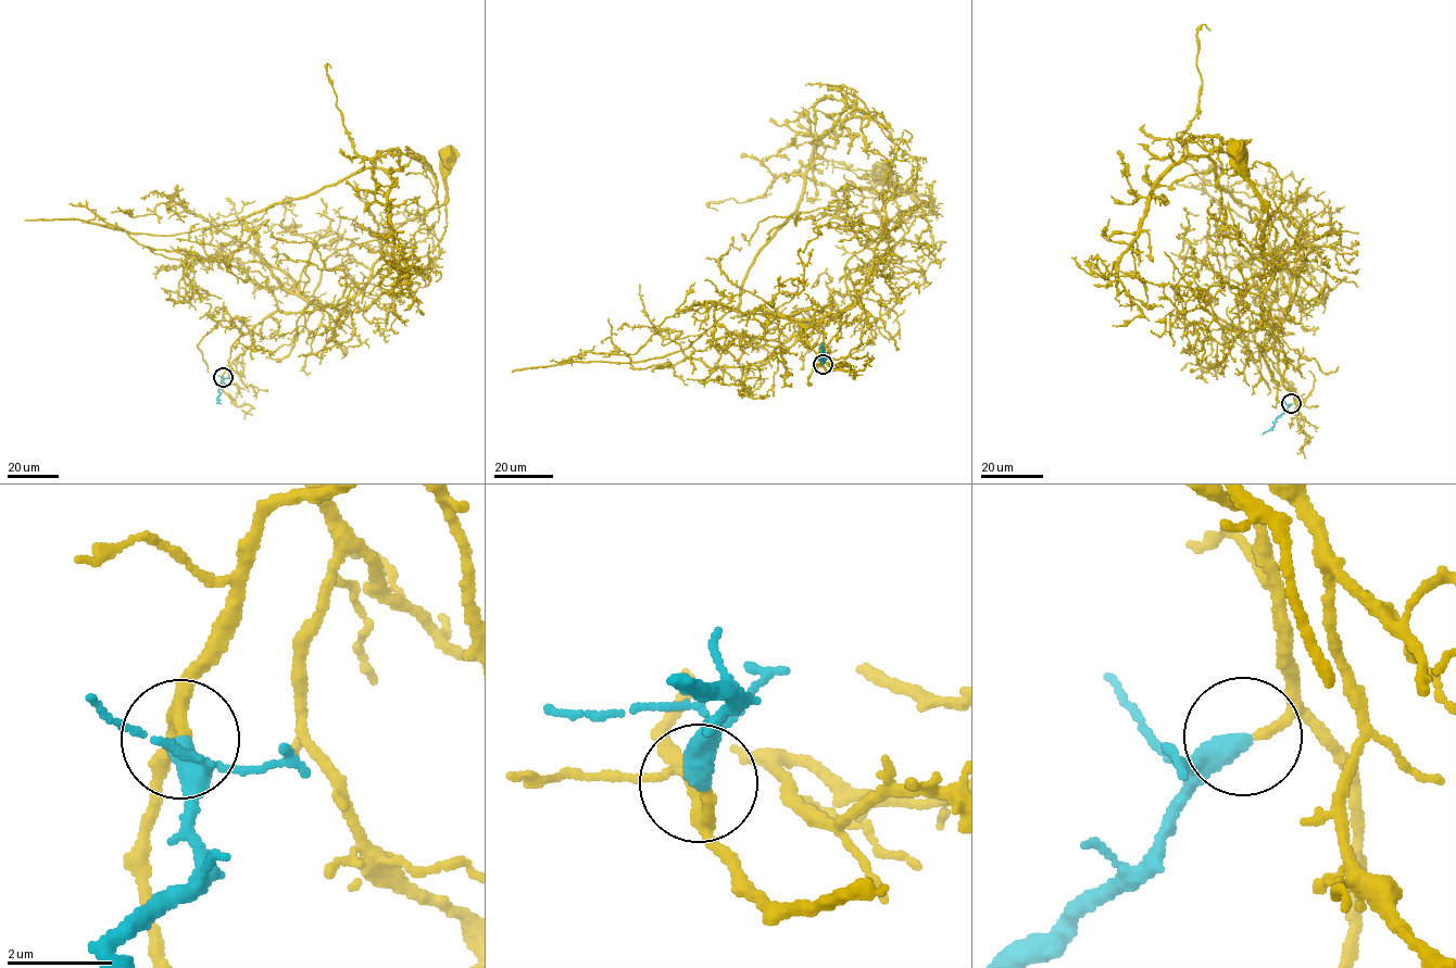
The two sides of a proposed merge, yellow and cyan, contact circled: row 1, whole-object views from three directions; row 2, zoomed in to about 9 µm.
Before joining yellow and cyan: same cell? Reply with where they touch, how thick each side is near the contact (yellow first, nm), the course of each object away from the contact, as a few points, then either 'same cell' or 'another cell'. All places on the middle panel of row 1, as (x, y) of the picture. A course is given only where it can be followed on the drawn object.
(823, 364) | 130/440 nm | yellow via (823, 365), (825, 334), (817, 326), (824, 317), (853, 308), (894, 242), (877, 238), (915, 202), (879, 172) | cyan via (823, 364), (819, 355), (824, 343) | same cell

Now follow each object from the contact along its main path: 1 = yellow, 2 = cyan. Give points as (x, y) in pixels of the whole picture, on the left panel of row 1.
1: (223, 377), (259, 323), (338, 305), (366, 283), (387, 253), (381, 238), (446, 201), (448, 152)
2: (223, 377), (217, 399), (221, 404)

